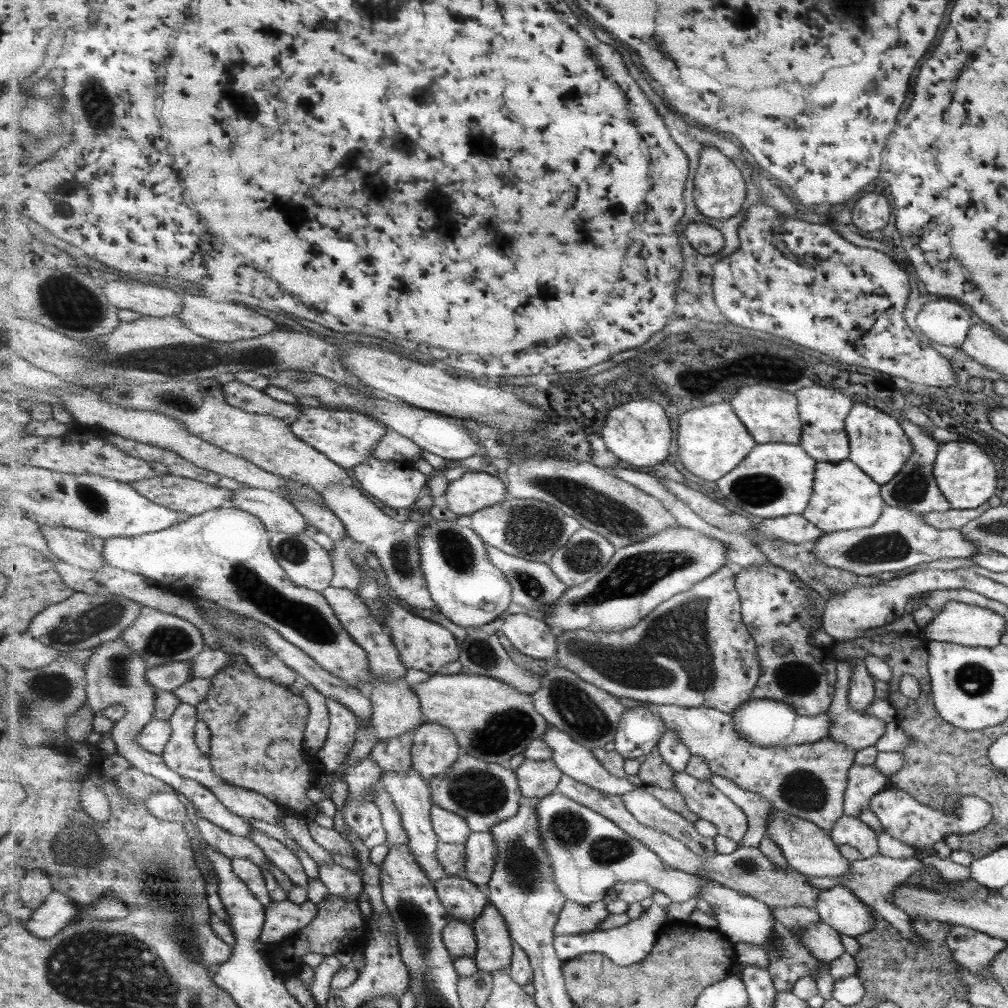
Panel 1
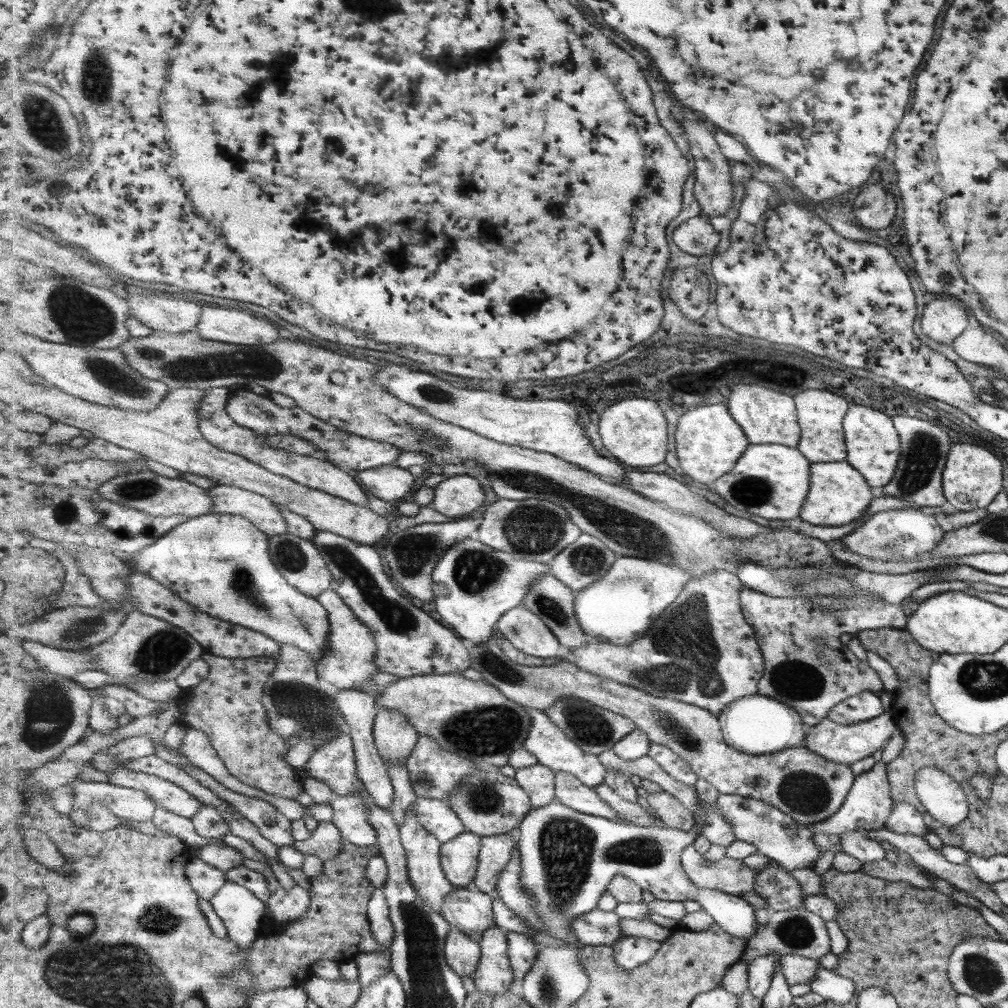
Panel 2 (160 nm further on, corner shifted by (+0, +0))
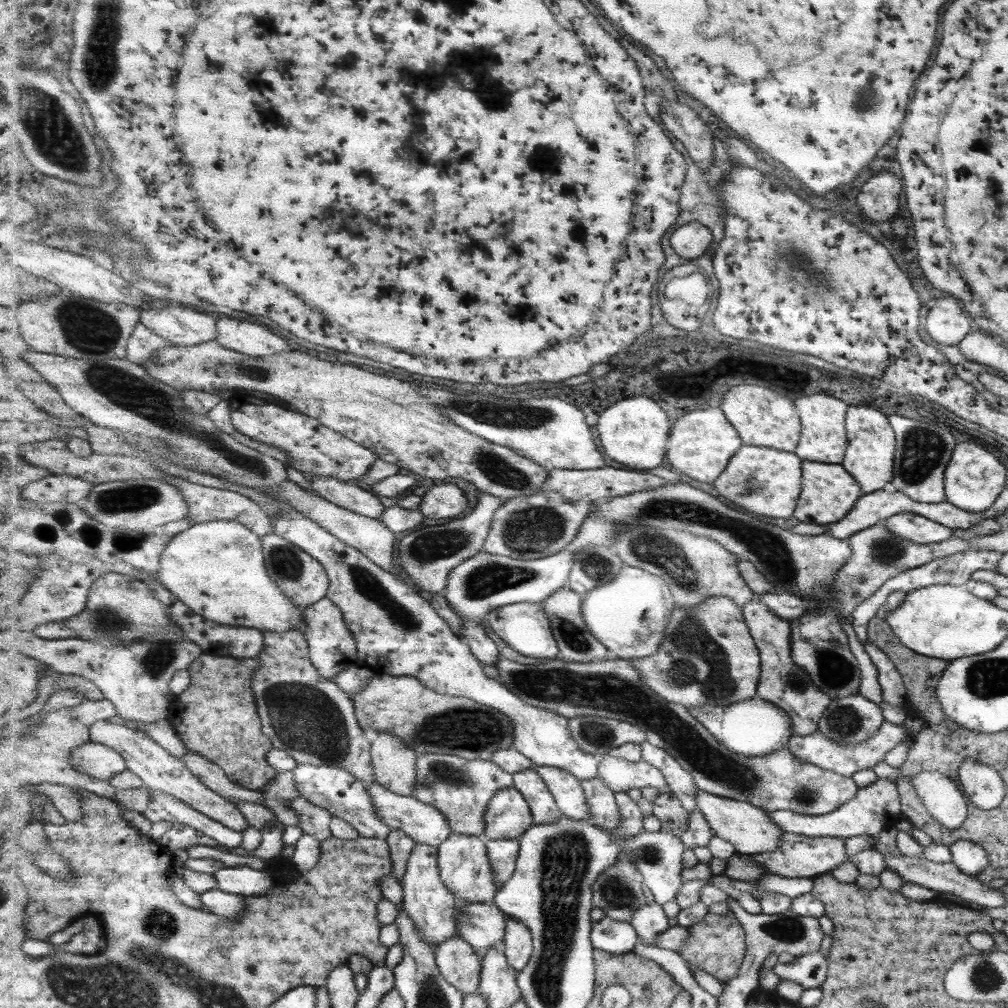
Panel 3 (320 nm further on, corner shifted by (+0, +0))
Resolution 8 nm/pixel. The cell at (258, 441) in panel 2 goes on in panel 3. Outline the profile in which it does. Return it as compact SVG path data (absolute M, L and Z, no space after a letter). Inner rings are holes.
M304 477L309 480L313 490L323 498L369 518L380 519L385 512L381 500L367 490L356 486L355 483L343 482L335 477Z

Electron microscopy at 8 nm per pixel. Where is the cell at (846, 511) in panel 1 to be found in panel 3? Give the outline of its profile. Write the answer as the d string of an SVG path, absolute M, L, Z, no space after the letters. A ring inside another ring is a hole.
M802 461L802 490L794 517L798 522L825 525L843 518L862 495L859 484L841 464L825 464L815 461Z

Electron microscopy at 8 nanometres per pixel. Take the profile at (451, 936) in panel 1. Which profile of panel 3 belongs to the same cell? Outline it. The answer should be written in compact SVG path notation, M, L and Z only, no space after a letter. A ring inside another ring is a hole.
M459 935L447 939L436 949L436 963L443 976L464 995L479 993L482 960L471 944Z

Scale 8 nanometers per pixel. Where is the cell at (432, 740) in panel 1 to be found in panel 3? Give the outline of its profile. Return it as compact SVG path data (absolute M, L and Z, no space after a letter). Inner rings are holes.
M426 752L418 755L418 784L414 788L414 797L425 804L433 805L439 809L443 815L447 816L447 821L451 825L454 834L477 836L485 839L485 813L487 807L497 795L497 790L514 786L514 773L507 772L492 760L467 760L462 756L435 754Z

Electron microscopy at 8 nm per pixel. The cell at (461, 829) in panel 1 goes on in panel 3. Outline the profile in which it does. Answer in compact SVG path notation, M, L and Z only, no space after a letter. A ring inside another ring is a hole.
M377 782L369 786L369 793L373 798L373 805L377 807L377 813L383 819L383 823L389 825L392 830L401 829L415 843L429 844L438 848L452 836L453 829L447 821L447 816L443 815L435 806L425 804L414 796L397 795Z

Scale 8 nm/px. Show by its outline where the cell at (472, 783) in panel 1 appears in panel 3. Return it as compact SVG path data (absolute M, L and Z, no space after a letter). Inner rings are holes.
M518 788L497 790L485 813L485 839L520 839L533 824L530 805Z

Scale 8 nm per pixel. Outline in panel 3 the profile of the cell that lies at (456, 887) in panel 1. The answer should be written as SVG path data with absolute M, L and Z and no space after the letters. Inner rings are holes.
M465 902L457 906L458 935L478 953L479 958L486 958L486 954L496 947L502 947L506 934L506 913L495 902Z

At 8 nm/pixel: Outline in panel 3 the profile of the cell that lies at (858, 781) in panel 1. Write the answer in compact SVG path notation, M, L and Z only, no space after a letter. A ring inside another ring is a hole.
M878 776L869 786L858 788L853 798L845 804L827 814L809 816L797 814L791 810L769 811L771 819L785 833L793 832L802 836L832 837L843 840L862 835L876 838L885 828L895 827L901 814L896 786L891 780L885 780Z

